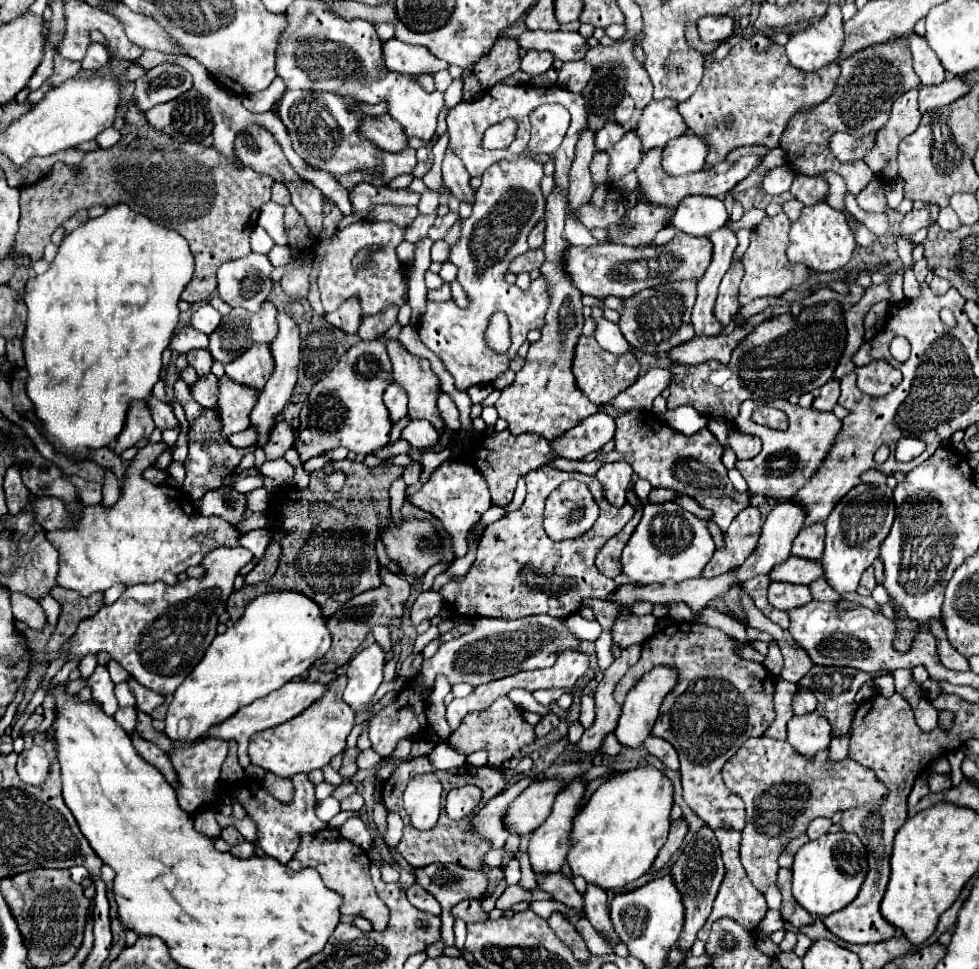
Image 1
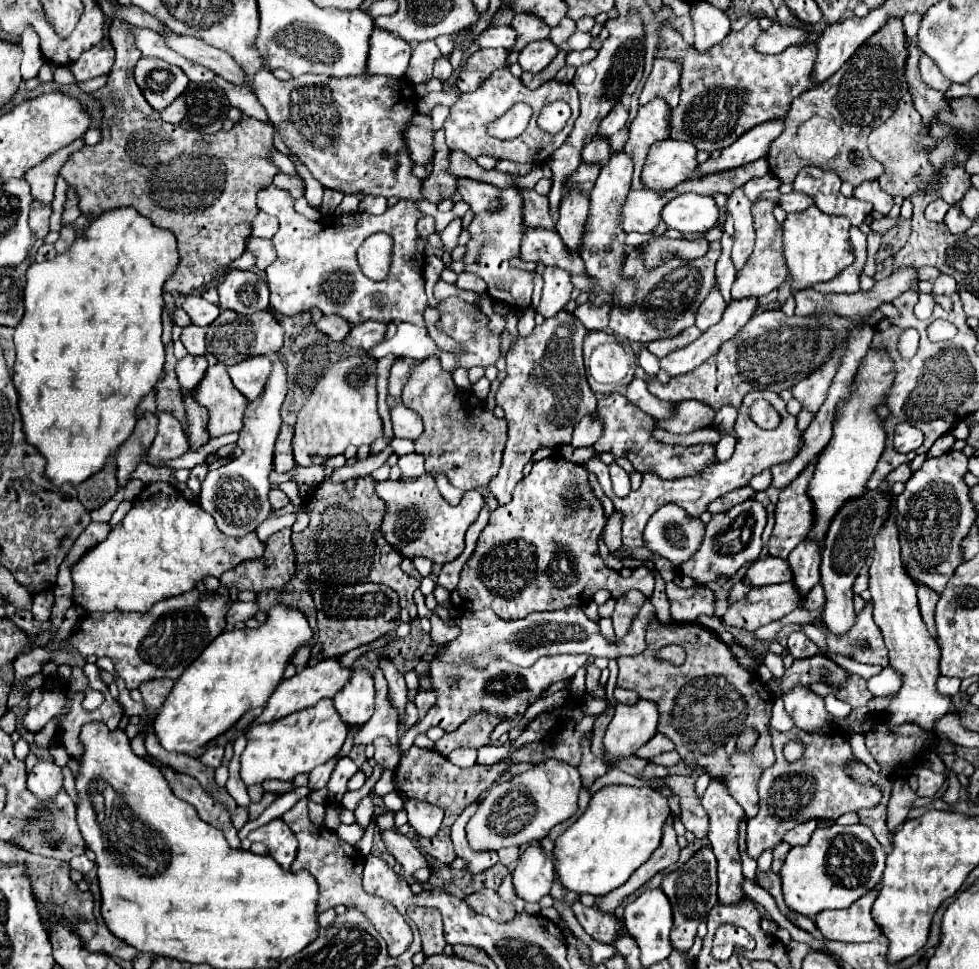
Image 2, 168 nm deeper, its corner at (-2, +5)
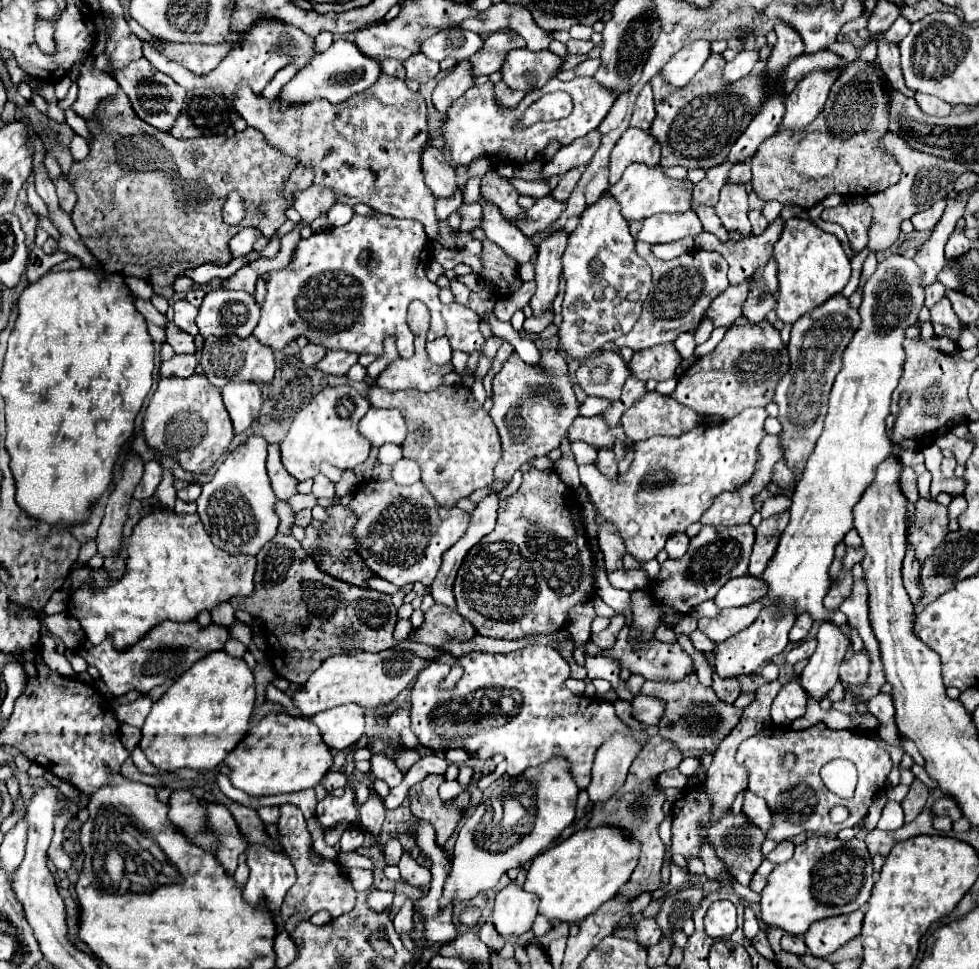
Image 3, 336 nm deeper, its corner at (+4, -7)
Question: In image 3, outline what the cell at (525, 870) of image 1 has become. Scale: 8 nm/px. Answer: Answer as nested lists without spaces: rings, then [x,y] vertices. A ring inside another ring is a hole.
[[[538,914],[536,916],[536,920],[534,920],[534,924],[532,924],[532,934],[534,934],[534,938],[540,938],[540,936],[544,936],[546,932],[550,932],[550,920],[546,918],[546,916],[542,916],[542,914]]]

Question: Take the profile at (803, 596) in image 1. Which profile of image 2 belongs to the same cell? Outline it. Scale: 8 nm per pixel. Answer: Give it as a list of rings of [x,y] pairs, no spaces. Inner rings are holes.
[[[790,582],[760,586],[752,588],[742,600],[734,602],[722,620],[726,626],[752,632],[764,624],[780,620],[800,606],[802,602],[794,602],[794,586],[790,586]]]

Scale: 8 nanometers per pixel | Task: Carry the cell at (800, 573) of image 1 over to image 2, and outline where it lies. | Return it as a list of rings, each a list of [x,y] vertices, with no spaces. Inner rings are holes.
[[[766,556],[764,560],[754,562],[746,570],[742,582],[754,588],[768,586],[768,584],[782,584],[782,582],[790,582],[790,570],[786,570],[786,560]]]

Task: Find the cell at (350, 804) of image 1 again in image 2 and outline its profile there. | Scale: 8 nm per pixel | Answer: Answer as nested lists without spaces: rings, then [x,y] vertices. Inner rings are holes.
[[[384,770],[380,779],[375,784],[373,792],[384,796],[395,790],[395,774],[391,770]]]

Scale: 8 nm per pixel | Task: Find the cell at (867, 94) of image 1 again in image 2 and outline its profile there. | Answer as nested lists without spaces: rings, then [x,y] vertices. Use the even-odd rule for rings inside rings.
[[[888,18],[882,30],[874,32],[872,38],[868,38],[834,76],[830,76],[816,88],[806,90],[806,94],[794,98],[786,114],[786,130],[772,142],[766,156],[770,172],[780,180],[780,184],[794,182],[796,174],[806,168],[806,162],[802,162],[802,158],[794,154],[794,146],[790,144],[794,142],[794,130],[798,130],[798,126],[802,126],[806,118],[834,118],[834,122],[842,126],[842,142],[846,142],[846,146],[842,146],[842,154],[838,154],[838,158],[834,158],[834,162],[826,166],[828,170],[834,170],[840,180],[858,186],[864,180],[878,180],[882,176],[884,166],[870,156],[866,138],[874,126],[882,124],[894,114],[896,104],[908,92],[904,76],[906,54],[908,50],[902,20]]]

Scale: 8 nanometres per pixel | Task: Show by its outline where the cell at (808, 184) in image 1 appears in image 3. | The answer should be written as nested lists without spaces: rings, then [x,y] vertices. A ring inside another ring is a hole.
[[[854,202],[854,204],[840,204],[836,208],[826,208],[822,212],[822,220],[836,222],[844,226],[848,234],[848,244],[852,250],[864,250],[868,240],[868,228],[872,222],[872,208],[866,202]]]

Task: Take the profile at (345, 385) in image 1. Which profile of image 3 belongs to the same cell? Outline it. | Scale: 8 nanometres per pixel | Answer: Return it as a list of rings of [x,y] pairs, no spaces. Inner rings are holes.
[[[326,386],[294,416],[292,426],[286,438],[280,442],[282,464],[296,478],[306,480],[314,478],[320,472],[320,464],[328,462],[340,470],[356,468],[370,456],[372,444],[360,436],[358,422],[372,408],[368,398],[364,398],[356,388],[342,386]]]

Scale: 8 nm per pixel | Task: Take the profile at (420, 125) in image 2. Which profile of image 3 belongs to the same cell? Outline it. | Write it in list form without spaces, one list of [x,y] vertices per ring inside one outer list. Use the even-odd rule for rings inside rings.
[[[426,146],[422,152],[422,172],[424,172],[424,182],[432,190],[436,198],[446,198],[456,192],[456,172],[448,158],[438,150],[436,158],[436,148]]]

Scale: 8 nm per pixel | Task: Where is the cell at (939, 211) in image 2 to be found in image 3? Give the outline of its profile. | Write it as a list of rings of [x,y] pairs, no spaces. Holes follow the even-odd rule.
[[[940,200],[940,202],[936,202],[936,204],[932,204],[928,210],[916,212],[916,214],[910,218],[912,224],[914,224],[914,228],[916,228],[916,230],[932,230],[932,228],[936,226],[936,222],[940,220],[942,212],[944,212],[944,206],[946,206],[946,202]]]

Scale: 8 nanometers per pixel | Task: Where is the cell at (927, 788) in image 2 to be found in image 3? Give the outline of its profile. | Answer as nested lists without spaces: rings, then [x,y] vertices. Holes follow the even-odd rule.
[[[914,780],[914,784],[910,786],[910,792],[902,800],[906,822],[912,822],[922,812],[926,800],[928,800],[928,788],[920,780]]]

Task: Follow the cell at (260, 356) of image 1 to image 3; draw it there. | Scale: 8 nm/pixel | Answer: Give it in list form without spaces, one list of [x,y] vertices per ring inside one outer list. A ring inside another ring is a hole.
[[[228,382],[222,388],[224,406],[230,414],[236,434],[242,434],[262,406],[262,392],[256,382]]]

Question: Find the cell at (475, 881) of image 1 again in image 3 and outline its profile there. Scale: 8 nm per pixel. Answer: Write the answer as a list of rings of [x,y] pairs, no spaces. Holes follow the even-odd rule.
[[[372,792],[368,802],[360,806],[360,824],[362,824],[362,830],[364,832],[370,832],[370,840],[372,840],[372,846],[382,846],[380,844],[380,828],[382,828],[382,822],[384,822],[384,804],[382,800]]]

